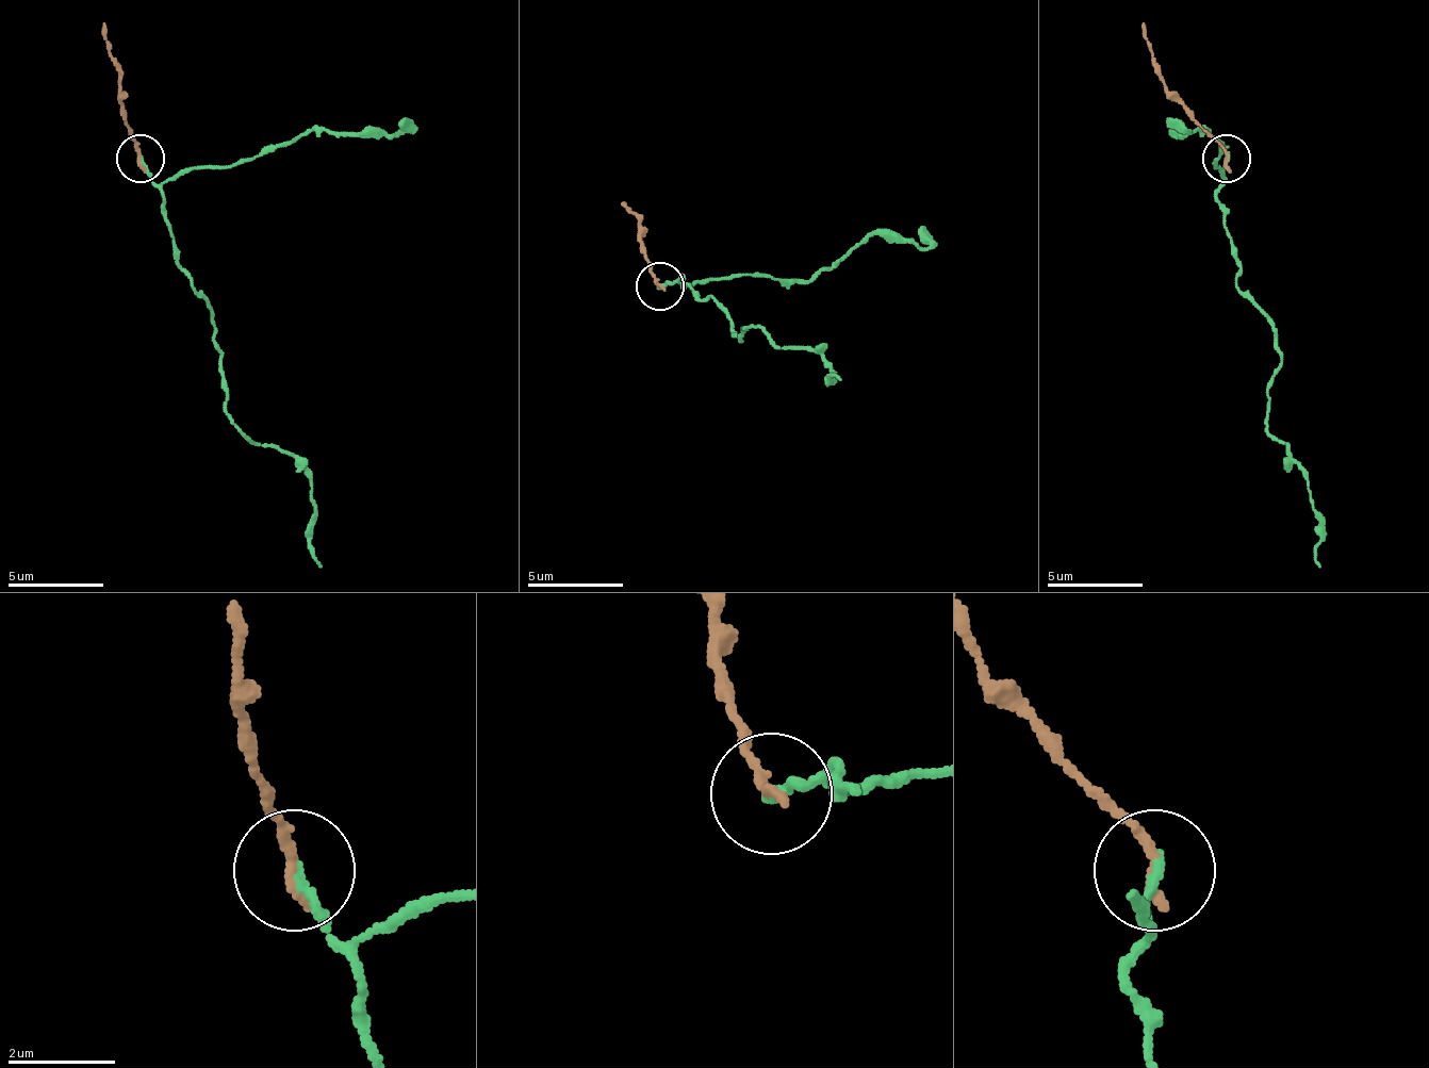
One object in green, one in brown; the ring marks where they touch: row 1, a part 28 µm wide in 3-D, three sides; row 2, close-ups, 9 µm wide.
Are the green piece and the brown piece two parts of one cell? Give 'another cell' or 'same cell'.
another cell

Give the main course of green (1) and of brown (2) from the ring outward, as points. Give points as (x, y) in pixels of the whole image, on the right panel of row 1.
1: (1226, 160), (1216, 193), (1235, 289), (1273, 327), (1282, 360), (1268, 423), (1301, 471), (1320, 565)
2: (1226, 160), (1163, 83), (1144, 20)

